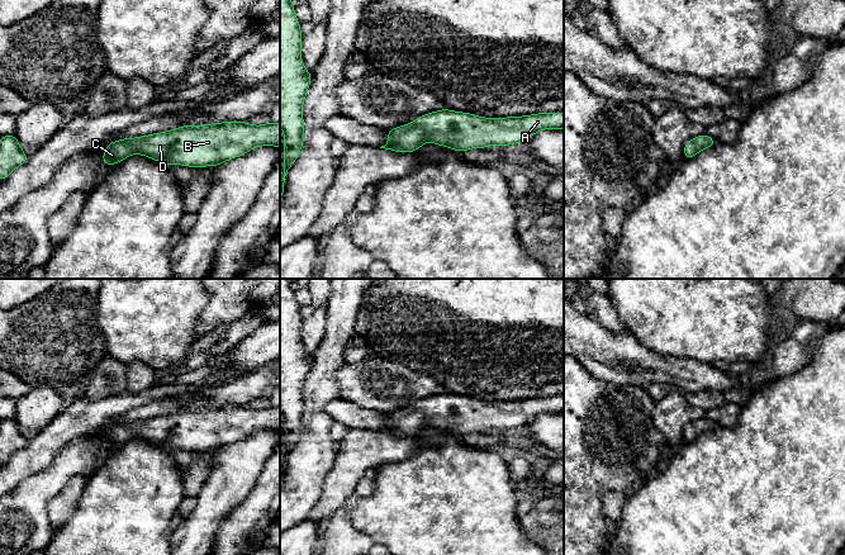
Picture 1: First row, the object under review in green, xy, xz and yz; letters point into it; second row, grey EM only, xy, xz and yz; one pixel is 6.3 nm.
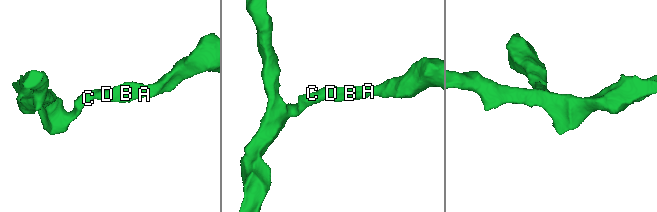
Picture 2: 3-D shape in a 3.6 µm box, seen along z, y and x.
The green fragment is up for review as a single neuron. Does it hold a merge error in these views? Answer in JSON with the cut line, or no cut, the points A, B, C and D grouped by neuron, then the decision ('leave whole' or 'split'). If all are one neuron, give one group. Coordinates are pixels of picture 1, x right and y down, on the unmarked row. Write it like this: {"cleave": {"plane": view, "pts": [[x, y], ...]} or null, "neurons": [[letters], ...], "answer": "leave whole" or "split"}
{"cleave": null, "neurons": [["A", "B", "C", "D"]], "answer": "leave whole"}

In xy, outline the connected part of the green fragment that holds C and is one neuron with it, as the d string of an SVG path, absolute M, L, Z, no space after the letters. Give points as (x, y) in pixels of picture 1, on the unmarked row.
M228 404L123 422L103 433L101 447L113 450L128 440L143 438L163 449L217 451L261 430L280 431L280 407L253 409Z

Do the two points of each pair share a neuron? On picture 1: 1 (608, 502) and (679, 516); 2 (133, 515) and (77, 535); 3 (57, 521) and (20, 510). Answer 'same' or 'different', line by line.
1: different
2: same
3: different

